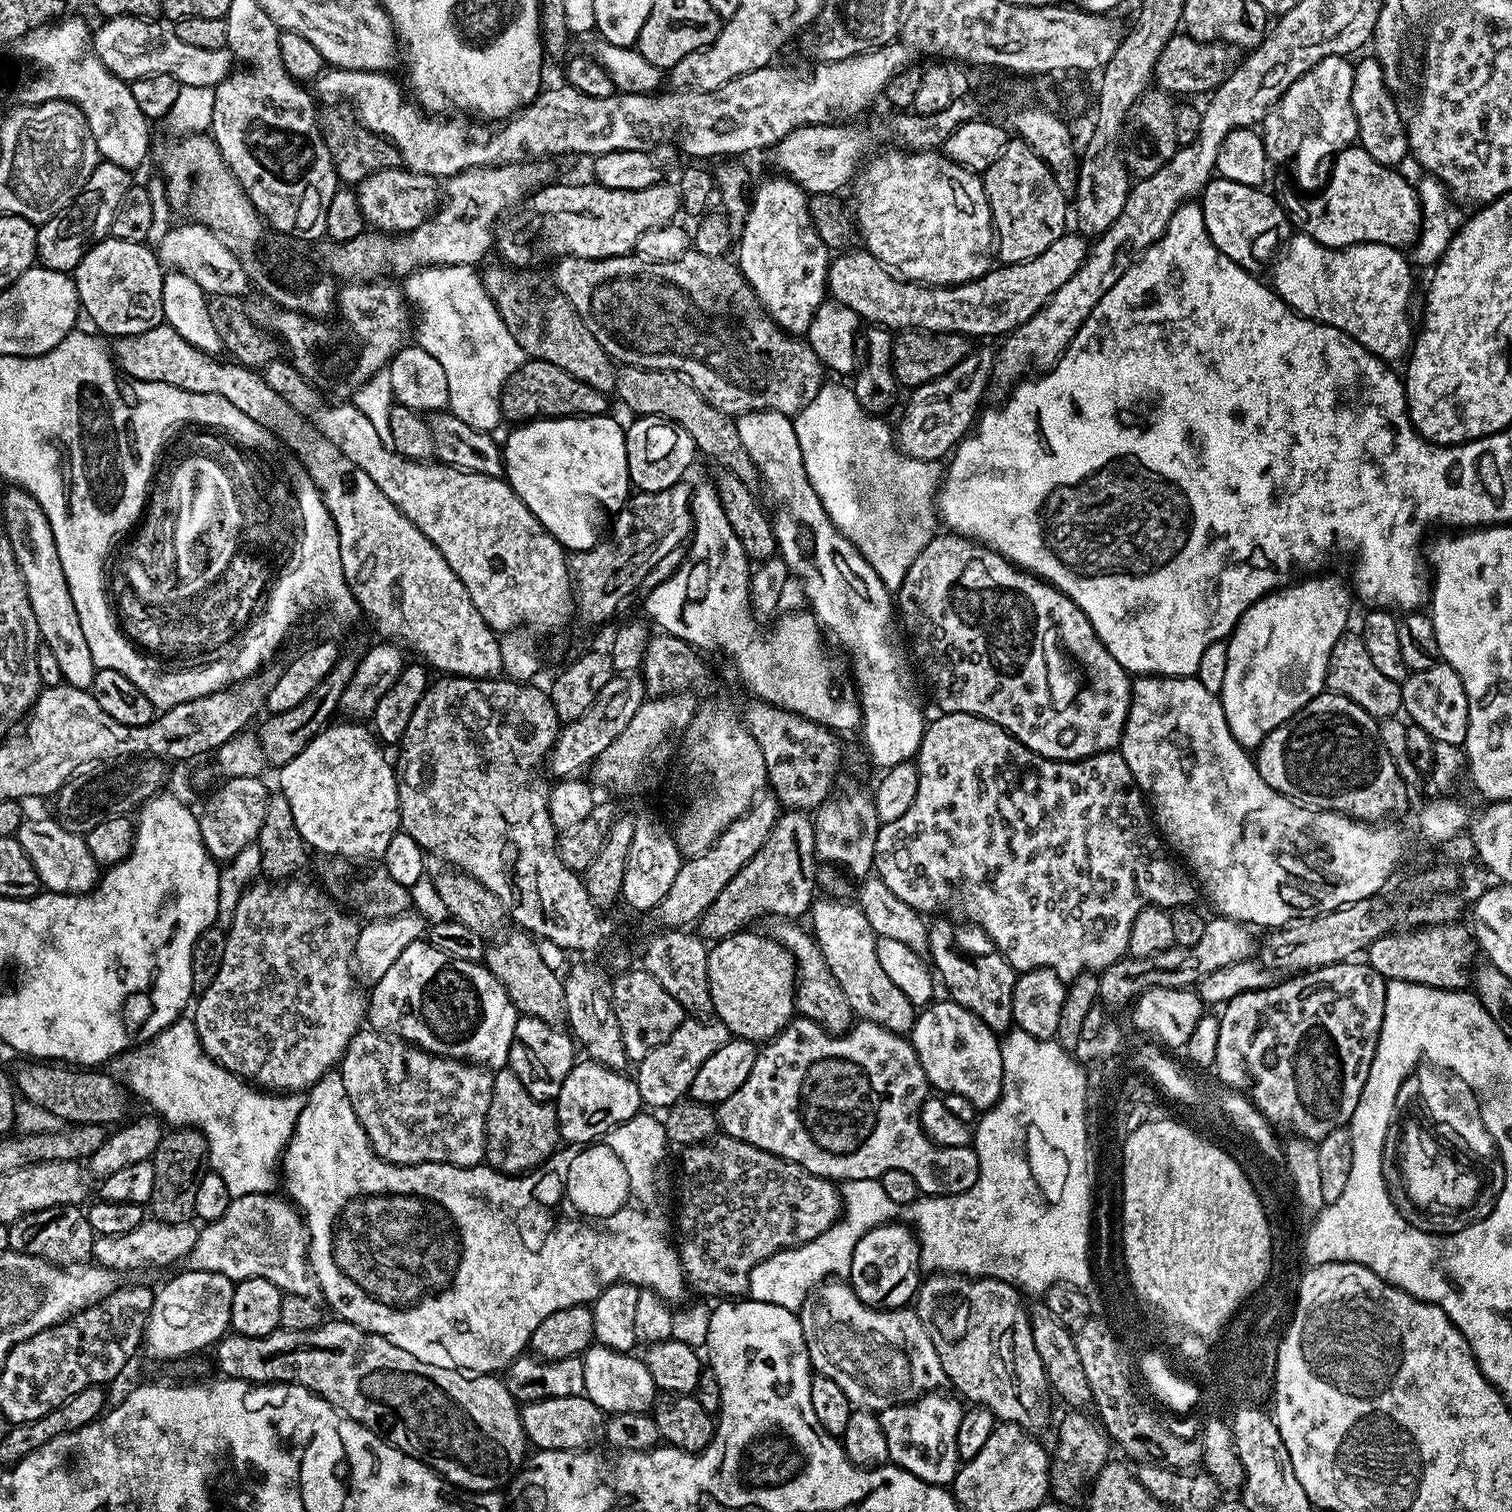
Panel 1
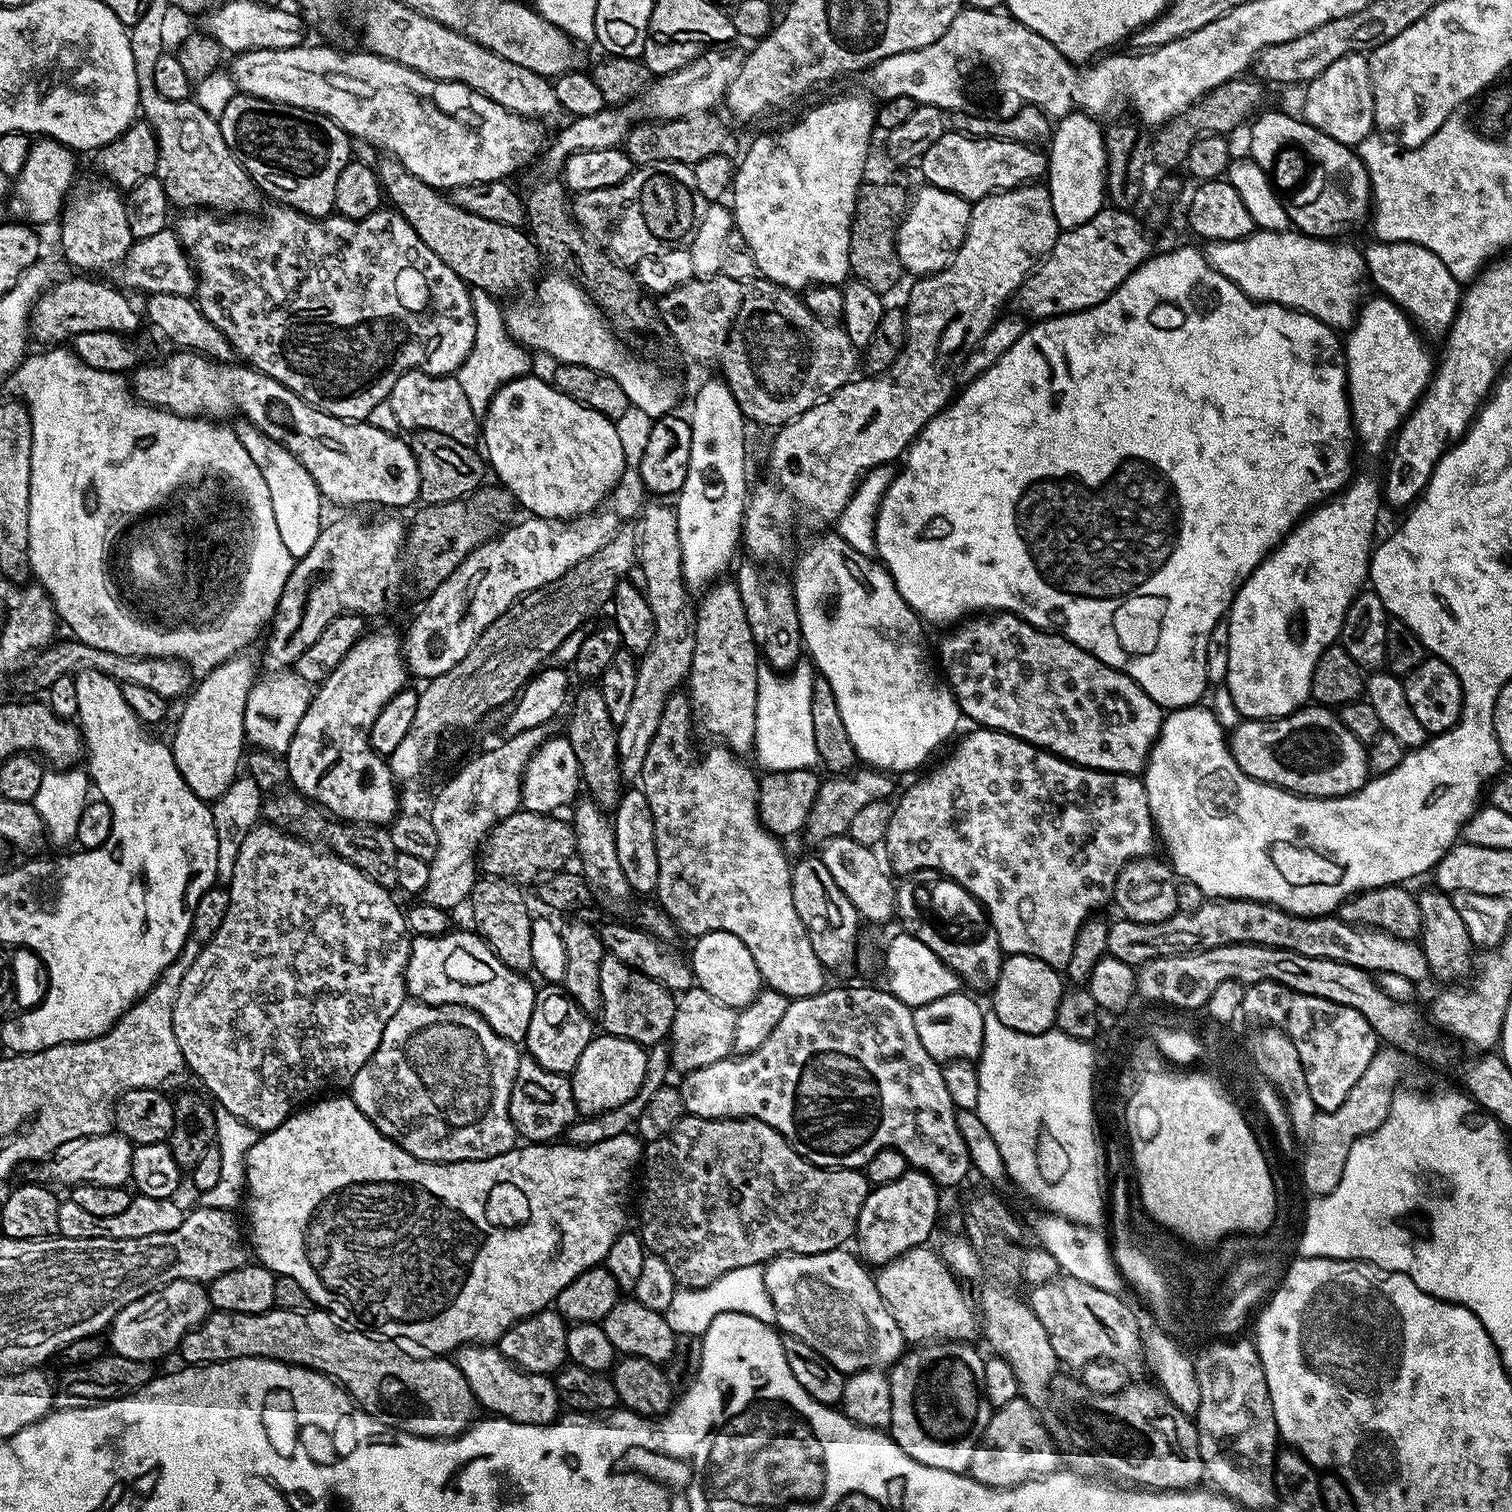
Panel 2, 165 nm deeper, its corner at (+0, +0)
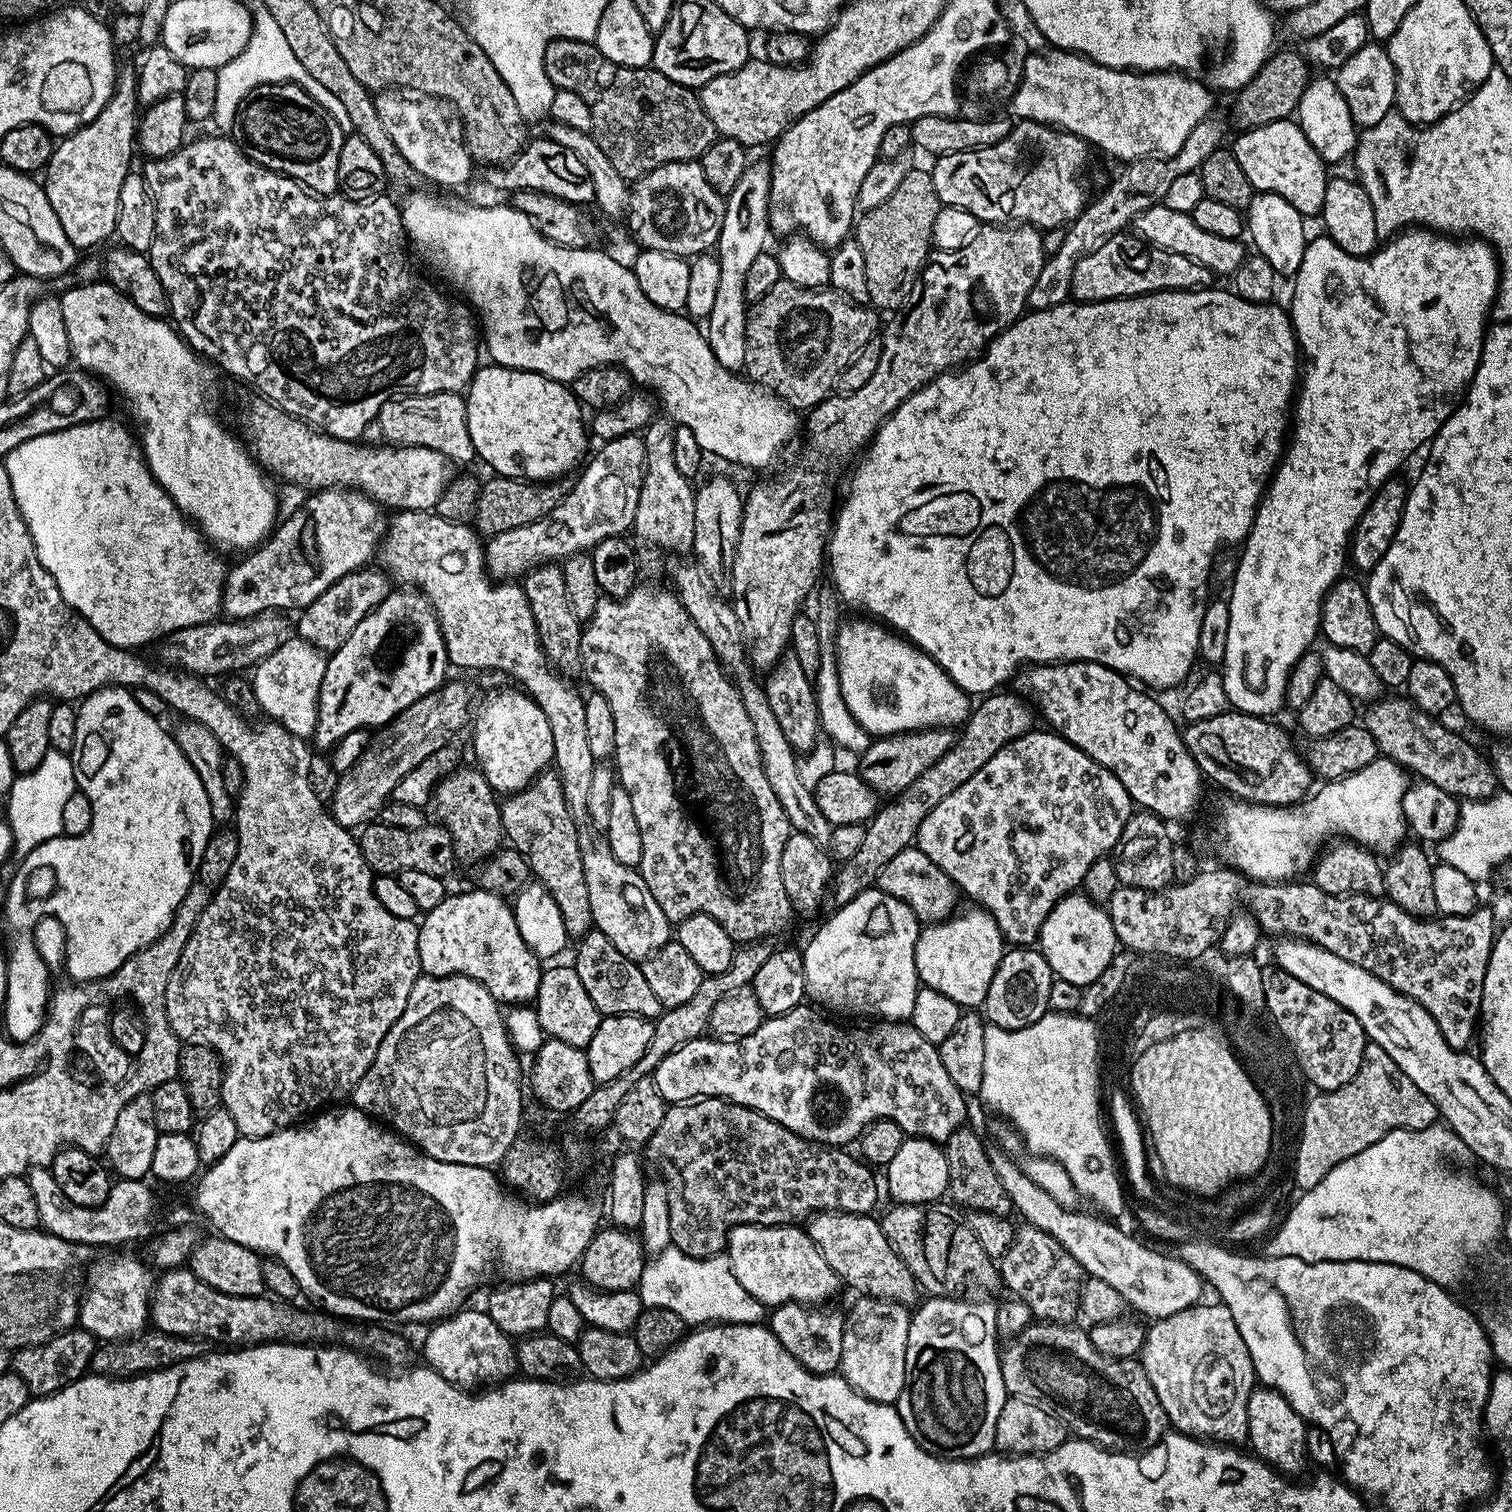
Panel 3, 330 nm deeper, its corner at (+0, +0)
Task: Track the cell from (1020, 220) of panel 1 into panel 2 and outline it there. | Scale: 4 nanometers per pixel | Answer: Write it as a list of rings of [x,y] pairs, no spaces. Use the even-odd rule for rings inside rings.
[[[1033,182],[1031,184],[1021,184],[1018,188],[1007,188],[1005,192],[992,192],[988,196],[982,197],[981,200],[975,201],[972,204],[972,213],[970,214],[970,222],[968,229],[964,235],[964,241],[960,249],[954,254],[954,258],[946,265],[942,271],[933,272],[931,276],[921,276],[915,281],[916,285],[908,292],[908,308],[903,309],[904,313],[904,347],[900,349],[900,353],[896,355],[896,361],[890,365],[885,372],[879,372],[877,376],[865,375],[864,380],[857,379],[855,382],[844,384],[832,396],[825,396],[820,403],[815,404],[810,410],[806,410],[793,420],[791,424],[785,424],[775,433],[776,436],[772,440],[772,453],[768,456],[768,473],[765,474],[764,480],[755,481],[754,487],[751,489],[750,495],[744,505],[744,527],[742,529],[742,544],[743,547],[748,547],[748,552],[753,561],[756,562],[780,562],[776,560],[784,560],[788,556],[788,532],[787,528],[796,520],[796,515],[805,516],[810,523],[828,524],[839,521],[842,510],[846,510],[846,506],[850,502],[850,498],[855,494],[856,488],[860,485],[864,475],[873,468],[891,465],[891,460],[899,461],[904,453],[908,451],[916,435],[925,428],[938,413],[948,407],[954,396],[954,389],[958,384],[957,369],[961,367],[964,359],[976,348],[977,344],[1001,315],[1004,303],[1011,301],[1015,297],[1016,292],[1020,289],[1020,284],[1025,280],[1047,256],[1048,251],[1054,246],[1054,242],[1060,236],[1062,229],[1058,221],[1054,218],[1053,207],[1051,206],[1050,194],[1047,187],[1043,183]]]

